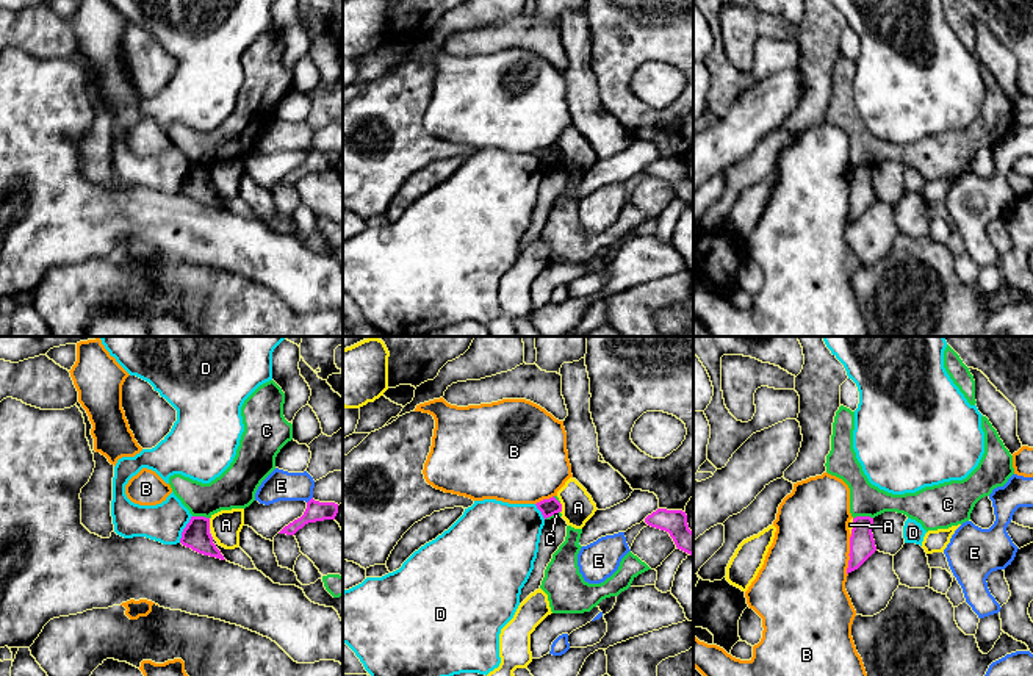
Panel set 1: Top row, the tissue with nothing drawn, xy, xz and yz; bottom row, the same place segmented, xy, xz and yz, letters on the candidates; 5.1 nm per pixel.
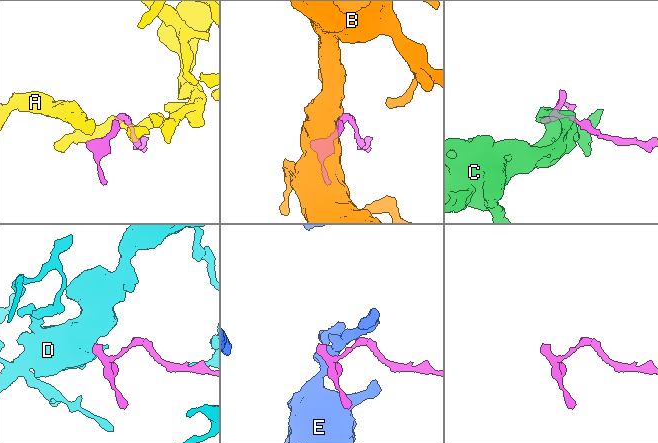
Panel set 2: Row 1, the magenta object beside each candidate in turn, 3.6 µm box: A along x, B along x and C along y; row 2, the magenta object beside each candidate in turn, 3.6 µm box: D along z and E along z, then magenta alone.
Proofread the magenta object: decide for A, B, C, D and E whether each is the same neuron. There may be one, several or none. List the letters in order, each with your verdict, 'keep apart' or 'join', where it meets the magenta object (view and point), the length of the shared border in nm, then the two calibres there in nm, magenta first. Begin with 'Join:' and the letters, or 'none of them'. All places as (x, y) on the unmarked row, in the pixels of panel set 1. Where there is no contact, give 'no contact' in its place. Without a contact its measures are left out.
Join: none of them
A: keep apart; contact xy (208, 172); length 60 nm; calibres 140 and 160 nm
B: keep apart; contact yz (849, 204); length 220 nm; calibres 130 and 440 nm
C: keep apart; contact yz (863, 166); length 100 nm; calibres 130 and 170 nm
D: keep apart; contact xy (183, 179); length 160 nm; calibres 140 and 200 nm
E: keep apart; contact xy (310, 149); length 50 nm; calibres 100 and 160 nm

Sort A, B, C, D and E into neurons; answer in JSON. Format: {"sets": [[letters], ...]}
{"sets": [["A"], ["B"], ["C"], ["D"], ["E"]]}

